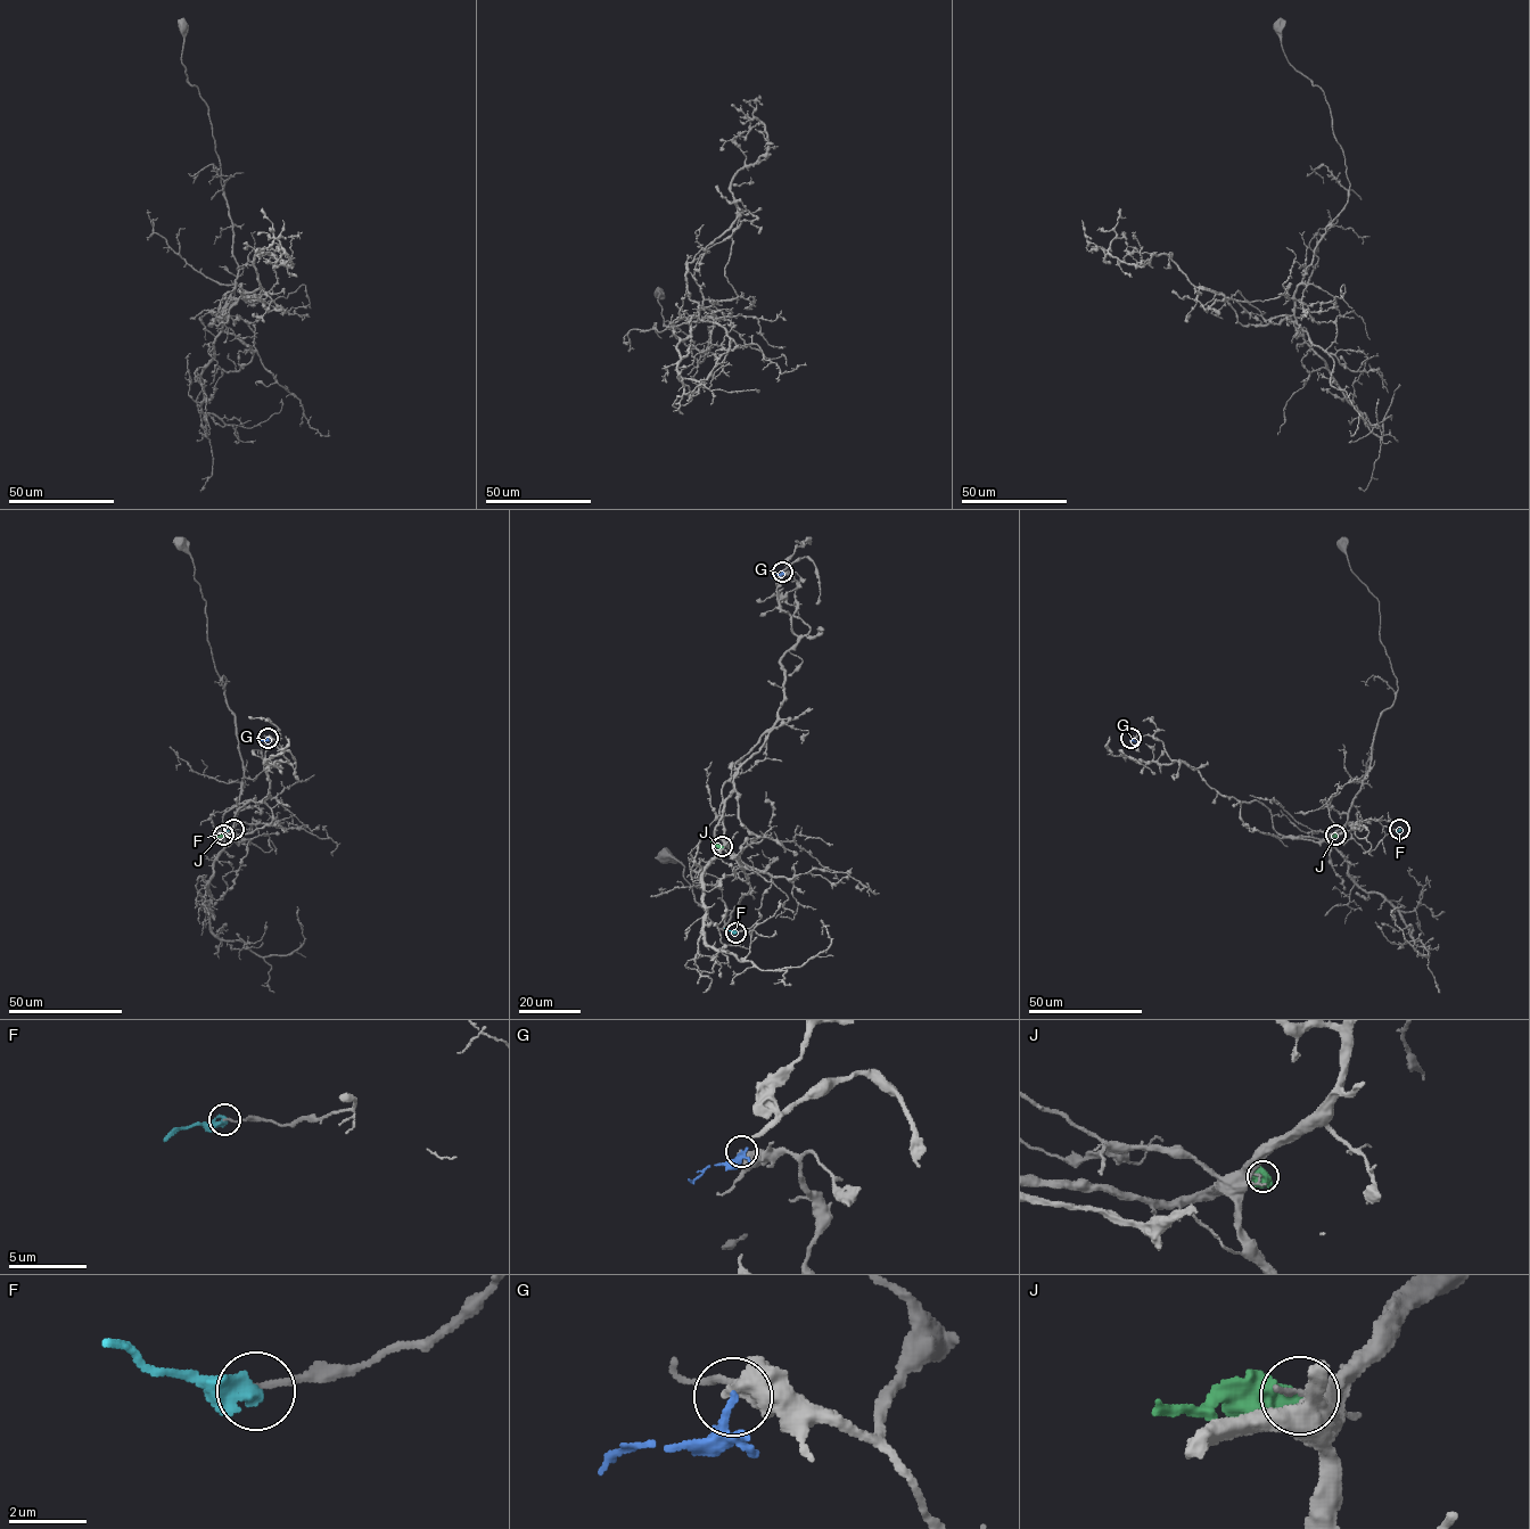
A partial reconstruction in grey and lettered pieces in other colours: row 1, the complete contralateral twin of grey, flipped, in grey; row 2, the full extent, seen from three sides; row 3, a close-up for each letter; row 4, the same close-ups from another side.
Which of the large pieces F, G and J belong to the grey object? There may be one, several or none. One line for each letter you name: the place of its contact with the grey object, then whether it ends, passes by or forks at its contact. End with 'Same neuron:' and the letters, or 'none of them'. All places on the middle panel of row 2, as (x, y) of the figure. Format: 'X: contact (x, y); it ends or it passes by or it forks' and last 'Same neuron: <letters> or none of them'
Same neuron: none of them

